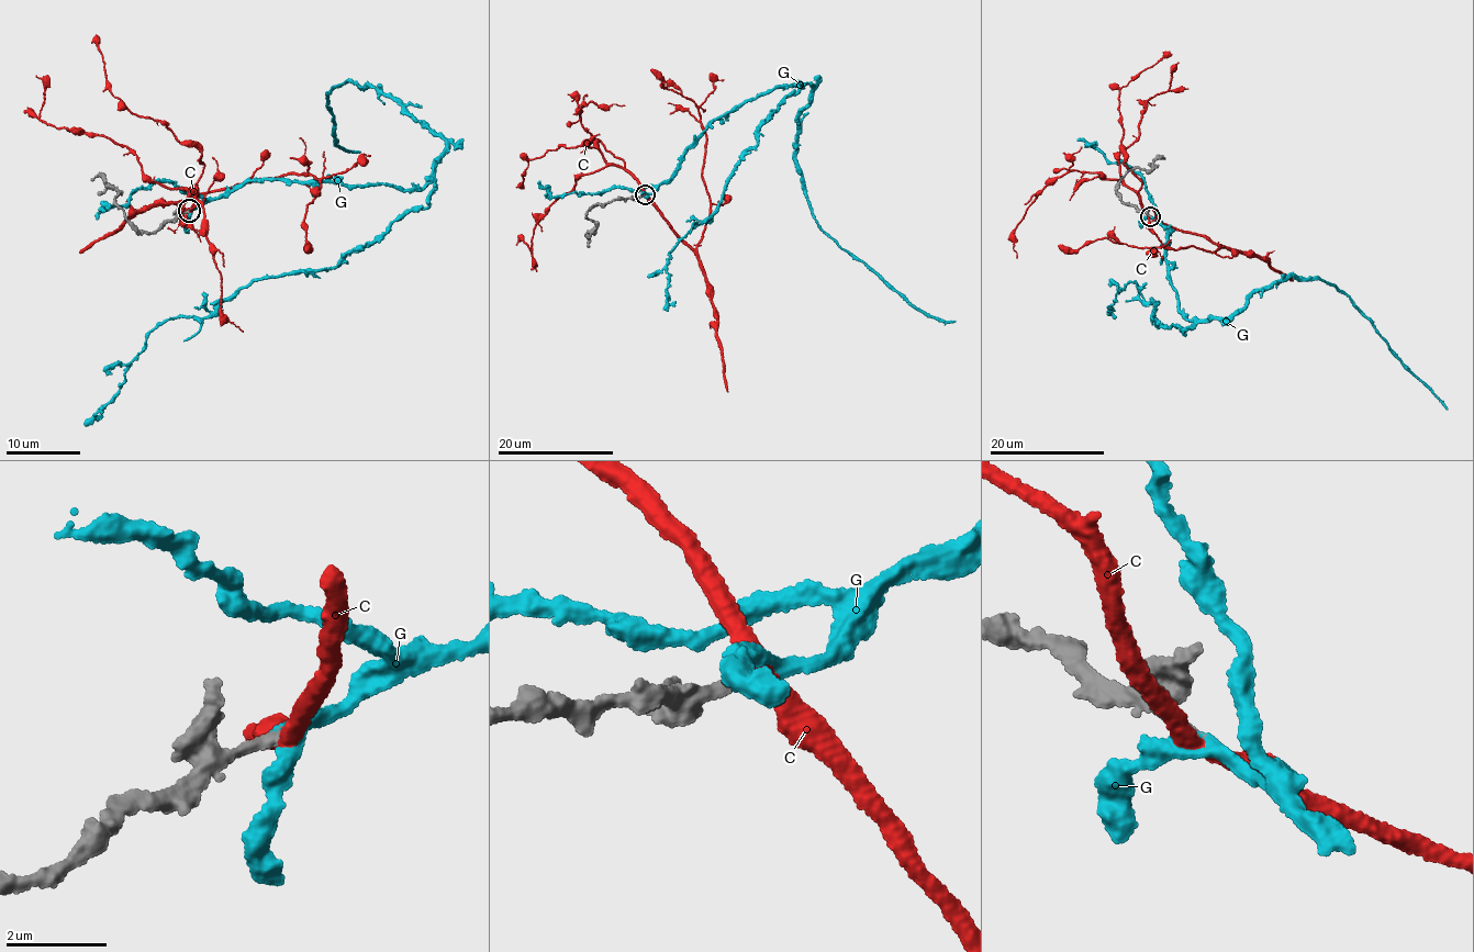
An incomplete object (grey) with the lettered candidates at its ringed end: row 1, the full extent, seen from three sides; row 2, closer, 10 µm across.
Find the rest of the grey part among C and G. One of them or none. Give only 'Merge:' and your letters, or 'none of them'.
Merge: G

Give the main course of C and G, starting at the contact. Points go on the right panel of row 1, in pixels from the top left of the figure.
C: (1150, 216), (1219, 246), (1208, 253), (1193, 246), (1145, 248), (1102, 238), (1076, 250), (1058, 246)
G: (1150, 216), (1171, 232), (1170, 276), (1194, 323), (1247, 308), (1262, 287), (1316, 276), (1448, 409)

